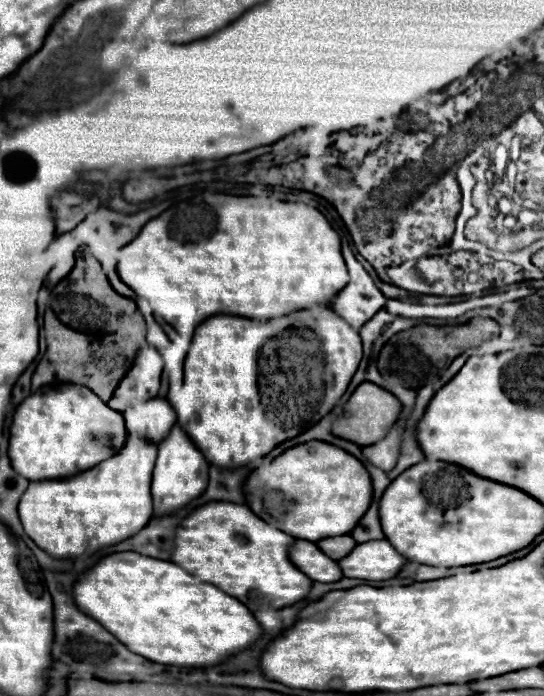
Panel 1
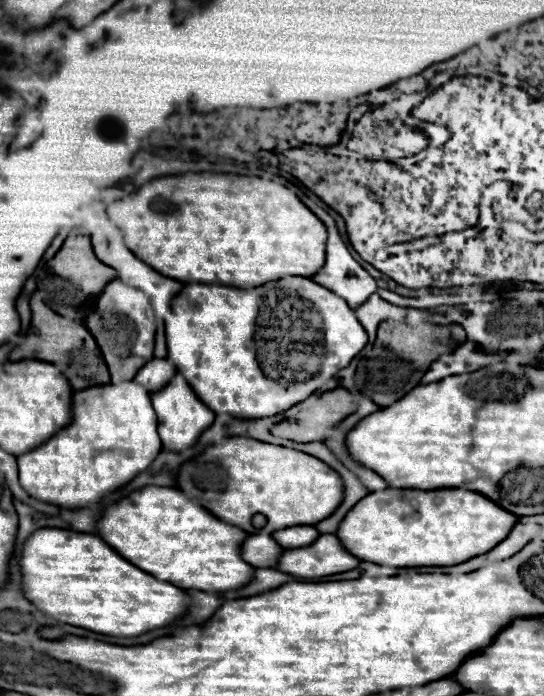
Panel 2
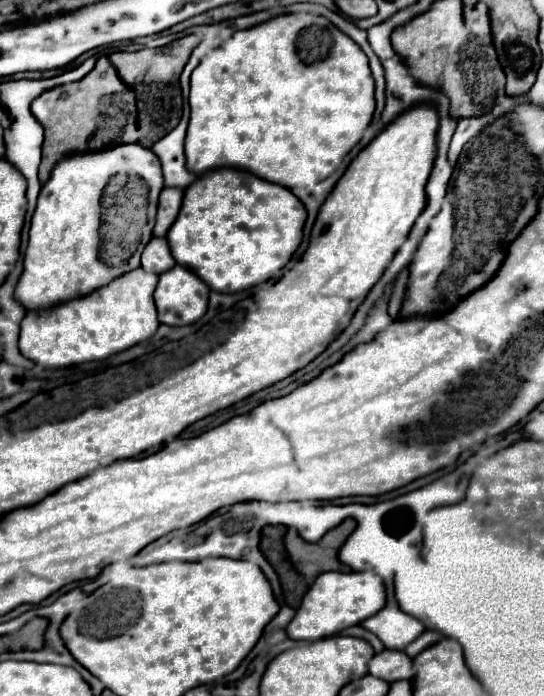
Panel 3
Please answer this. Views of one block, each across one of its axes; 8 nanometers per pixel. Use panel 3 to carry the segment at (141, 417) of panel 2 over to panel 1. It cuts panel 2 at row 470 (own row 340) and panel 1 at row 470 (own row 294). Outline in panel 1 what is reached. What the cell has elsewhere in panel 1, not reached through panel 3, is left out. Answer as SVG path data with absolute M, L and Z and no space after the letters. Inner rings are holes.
M126 432L126 444L122 450L116 452L116 456L92 466L86 472L80 472L70 478L60 480L40 480L30 482L26 492L20 498L18 514L22 520L22 526L26 534L48 554L54 558L76 558L76 556L92 556L98 550L104 550L108 546L114 546L132 534L136 534L148 520L152 518L152 494L150 494L150 482L152 482L152 470L156 460L156 446L132 432Z

